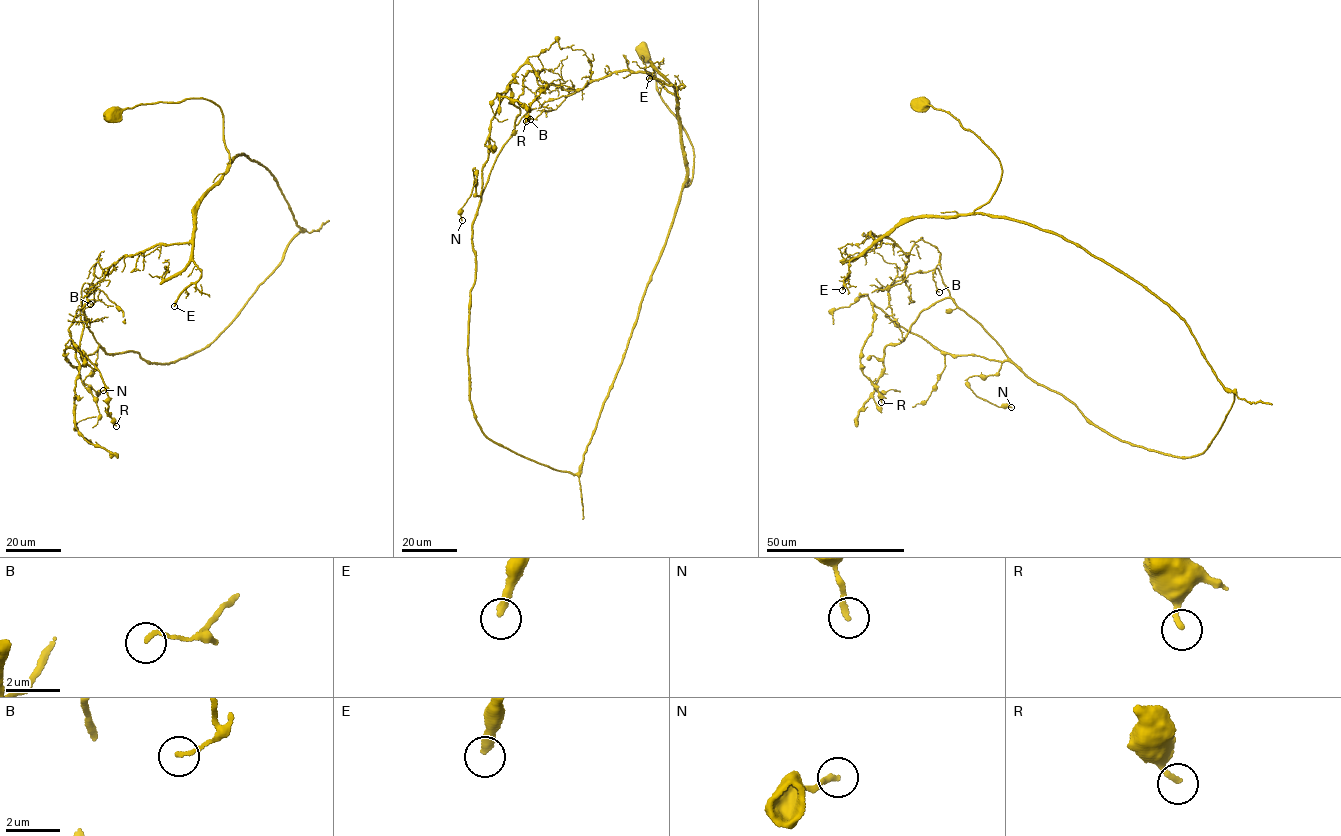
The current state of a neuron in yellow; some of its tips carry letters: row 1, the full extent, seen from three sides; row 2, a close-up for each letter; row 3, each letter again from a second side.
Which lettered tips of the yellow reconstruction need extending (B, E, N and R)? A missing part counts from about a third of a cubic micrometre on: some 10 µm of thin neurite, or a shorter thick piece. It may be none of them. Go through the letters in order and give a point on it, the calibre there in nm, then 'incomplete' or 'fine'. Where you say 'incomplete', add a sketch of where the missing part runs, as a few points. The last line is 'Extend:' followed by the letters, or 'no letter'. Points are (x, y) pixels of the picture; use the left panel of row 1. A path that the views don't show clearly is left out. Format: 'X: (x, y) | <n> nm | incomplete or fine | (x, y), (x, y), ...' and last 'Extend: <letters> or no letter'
B: (90, 304) | 140 nm | fine
E: (174, 306) | 300 nm | fine
N: (103, 390) | 220 nm | fine
R: (116, 426) | 200 nm | fine
Extend: no letter

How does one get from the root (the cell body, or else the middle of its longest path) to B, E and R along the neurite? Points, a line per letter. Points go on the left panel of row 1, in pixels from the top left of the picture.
B: (114, 116), (212, 100), (230, 164), (194, 210), (187, 242), (125, 255), (107, 274), (98, 255), (90, 304)
E: (114, 116), (140, 103), (198, 97), (223, 114), (230, 164), (194, 210), (191, 252), (201, 277), (174, 306)
R: (114, 116), (212, 100), (229, 164), (268, 168), (303, 229), (185, 358), (64, 351), (116, 426)

